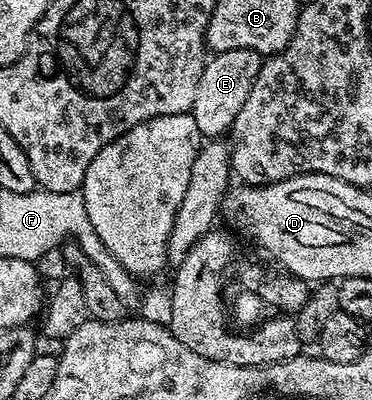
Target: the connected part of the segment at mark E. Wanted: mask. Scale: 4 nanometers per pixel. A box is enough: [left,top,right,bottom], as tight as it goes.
[190,48,261,138]

